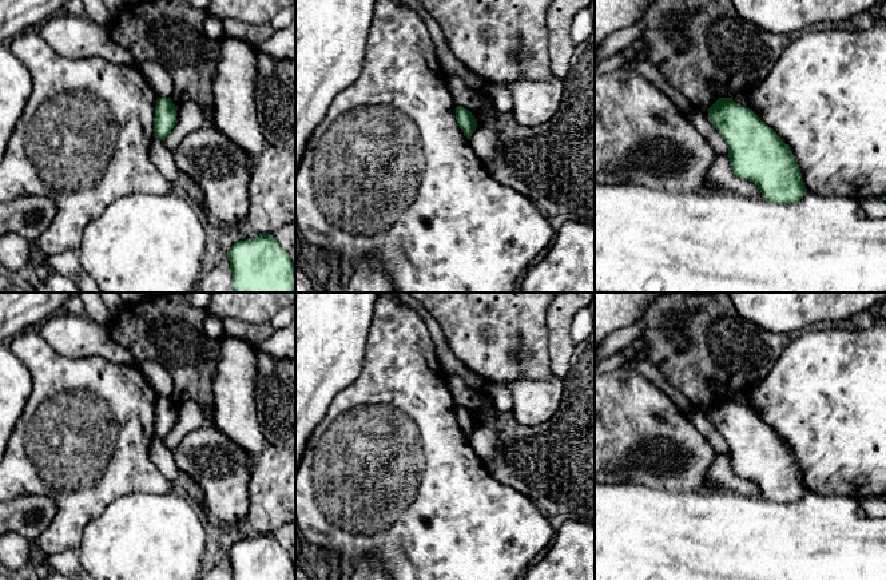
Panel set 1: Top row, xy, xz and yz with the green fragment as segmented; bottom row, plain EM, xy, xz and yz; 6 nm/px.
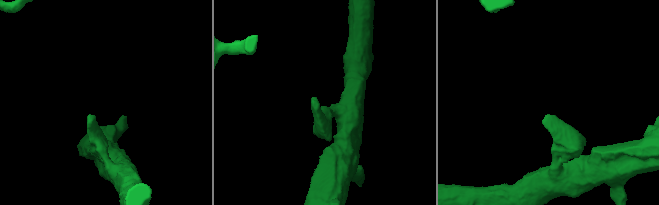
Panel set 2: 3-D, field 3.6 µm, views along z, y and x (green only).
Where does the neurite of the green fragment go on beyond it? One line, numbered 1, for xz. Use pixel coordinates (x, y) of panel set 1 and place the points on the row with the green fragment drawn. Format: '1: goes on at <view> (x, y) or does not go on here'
1: does not go on here

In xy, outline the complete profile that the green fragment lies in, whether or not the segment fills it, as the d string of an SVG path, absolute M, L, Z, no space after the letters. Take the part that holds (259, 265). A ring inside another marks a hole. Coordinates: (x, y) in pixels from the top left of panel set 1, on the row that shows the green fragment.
M274 235L239 241L227 258L235 293L295 293L295 266Z

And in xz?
M461 106L456 107L456 119L464 135L470 139L477 127L477 119L472 115L469 110Z

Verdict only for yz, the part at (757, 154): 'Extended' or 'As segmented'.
As segmented

